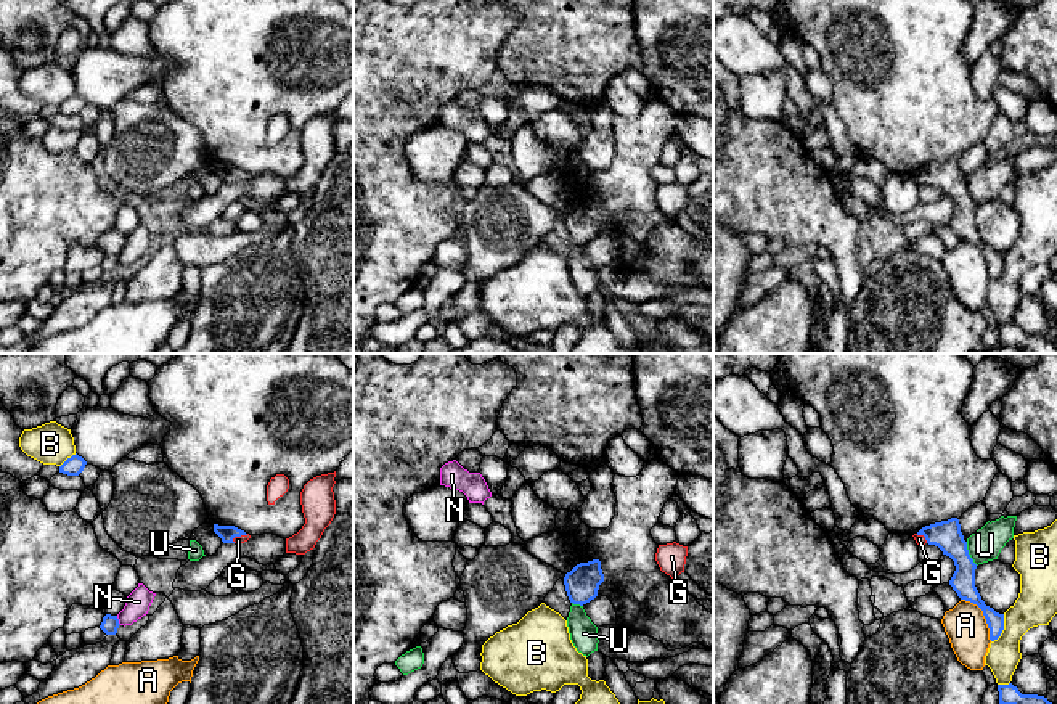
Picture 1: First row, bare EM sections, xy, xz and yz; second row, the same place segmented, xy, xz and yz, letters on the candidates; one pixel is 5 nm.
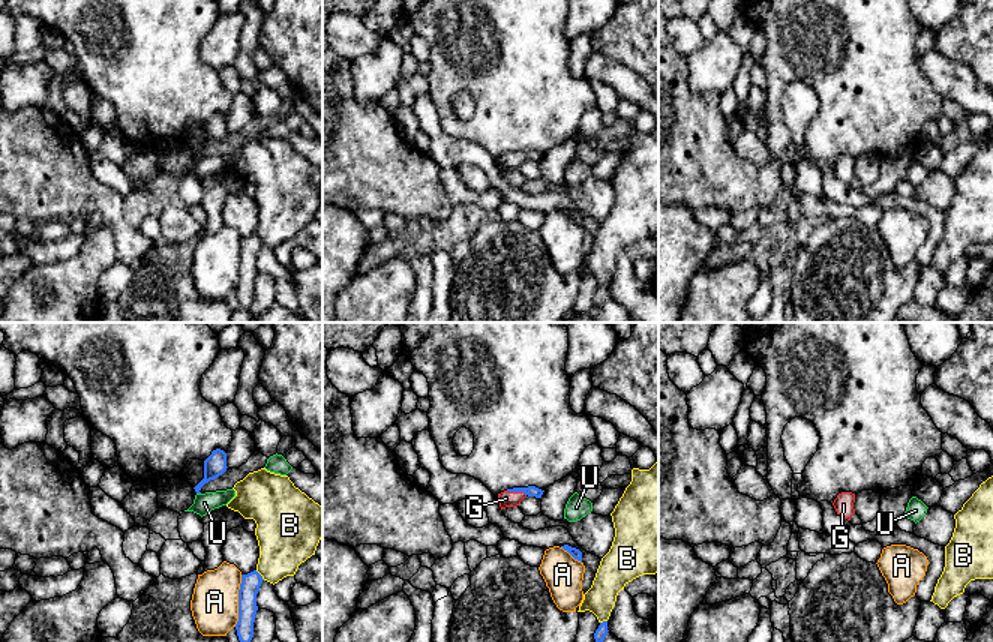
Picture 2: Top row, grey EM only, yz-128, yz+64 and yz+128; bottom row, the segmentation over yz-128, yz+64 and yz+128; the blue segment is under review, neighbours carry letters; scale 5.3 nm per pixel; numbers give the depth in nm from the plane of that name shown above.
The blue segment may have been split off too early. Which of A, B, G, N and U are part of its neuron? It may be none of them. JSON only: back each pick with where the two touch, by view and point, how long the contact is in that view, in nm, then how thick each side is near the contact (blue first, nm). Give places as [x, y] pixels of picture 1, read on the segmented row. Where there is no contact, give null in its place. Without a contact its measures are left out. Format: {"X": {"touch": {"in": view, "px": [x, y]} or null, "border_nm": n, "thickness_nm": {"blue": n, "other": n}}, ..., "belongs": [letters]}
{"G": {"touch": {"in": "xy", "px": [240, 536]}, "border_nm": 90, "thickness_nm": {"blue": 80, "other": 50}}, "belongs": ["G"]}

